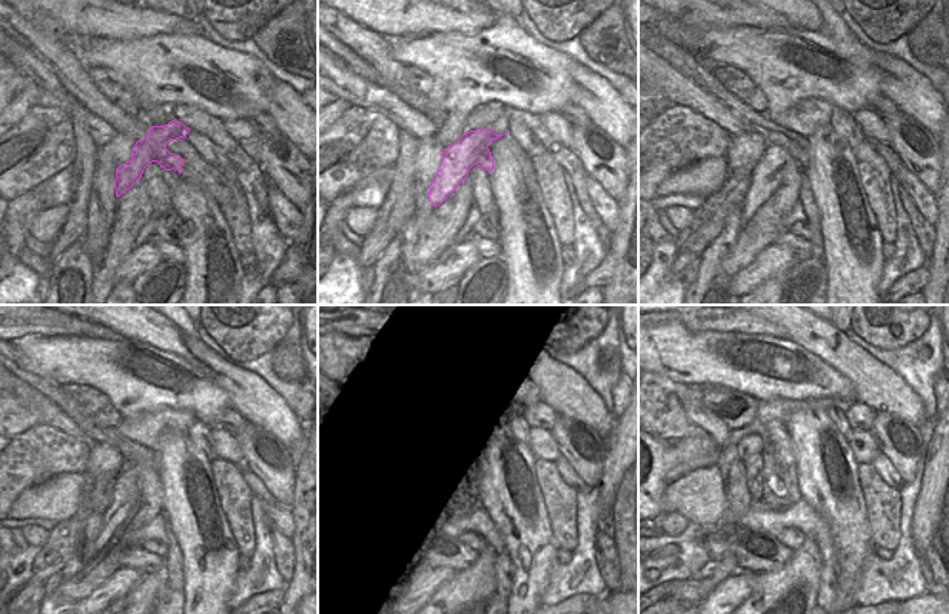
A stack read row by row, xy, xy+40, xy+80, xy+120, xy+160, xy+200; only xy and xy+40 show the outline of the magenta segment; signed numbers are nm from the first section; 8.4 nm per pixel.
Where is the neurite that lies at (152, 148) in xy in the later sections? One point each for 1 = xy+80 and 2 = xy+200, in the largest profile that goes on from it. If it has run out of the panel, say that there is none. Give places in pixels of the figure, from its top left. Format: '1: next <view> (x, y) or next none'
1: next xy+80 (785, 143)
2: next xy+200 (727, 566)

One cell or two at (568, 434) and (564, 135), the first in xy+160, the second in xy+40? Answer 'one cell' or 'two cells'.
two cells

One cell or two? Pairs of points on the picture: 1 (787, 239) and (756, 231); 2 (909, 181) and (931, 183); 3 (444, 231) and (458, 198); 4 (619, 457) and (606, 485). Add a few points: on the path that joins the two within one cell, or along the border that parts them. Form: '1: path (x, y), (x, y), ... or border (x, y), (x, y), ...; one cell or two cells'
1: border (780, 231), (772, 242); two cells
2: border (901, 159), (933, 193); two cells
3: path (444, 222), (455, 206); one cell
4: path (617, 464), (610, 478); one cell

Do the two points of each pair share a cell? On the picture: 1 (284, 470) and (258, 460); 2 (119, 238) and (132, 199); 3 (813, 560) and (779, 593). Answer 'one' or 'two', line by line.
1: one
2: one
3: one

